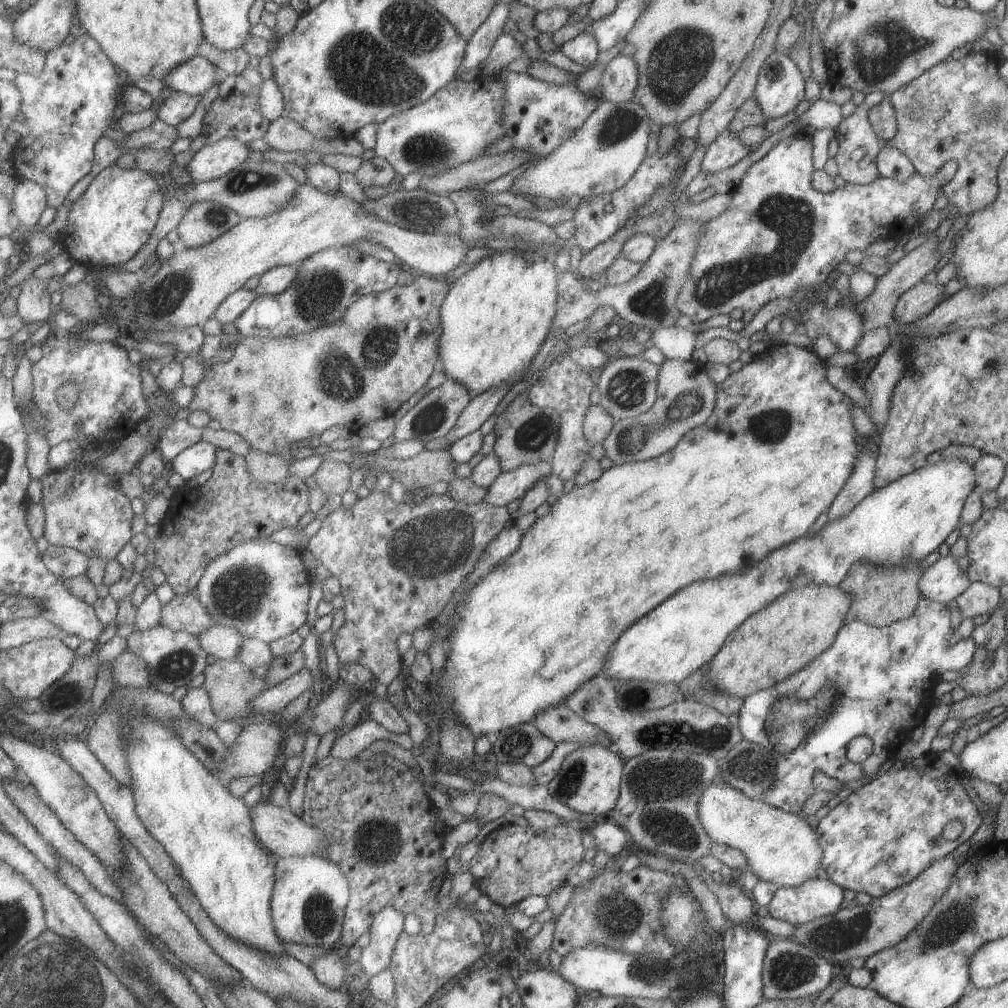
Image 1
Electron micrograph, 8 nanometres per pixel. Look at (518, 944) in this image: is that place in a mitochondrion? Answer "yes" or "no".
no

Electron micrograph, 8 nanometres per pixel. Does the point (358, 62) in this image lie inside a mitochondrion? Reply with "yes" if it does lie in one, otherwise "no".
yes

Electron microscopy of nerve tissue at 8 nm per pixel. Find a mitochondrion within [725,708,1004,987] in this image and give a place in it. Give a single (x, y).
(957, 920)

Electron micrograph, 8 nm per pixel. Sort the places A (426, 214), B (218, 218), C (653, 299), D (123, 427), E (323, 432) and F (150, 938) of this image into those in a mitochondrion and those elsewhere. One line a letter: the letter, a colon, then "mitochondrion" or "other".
A: mitochondrion
B: mitochondrion
C: mitochondrion
D: other
E: other
F: other

